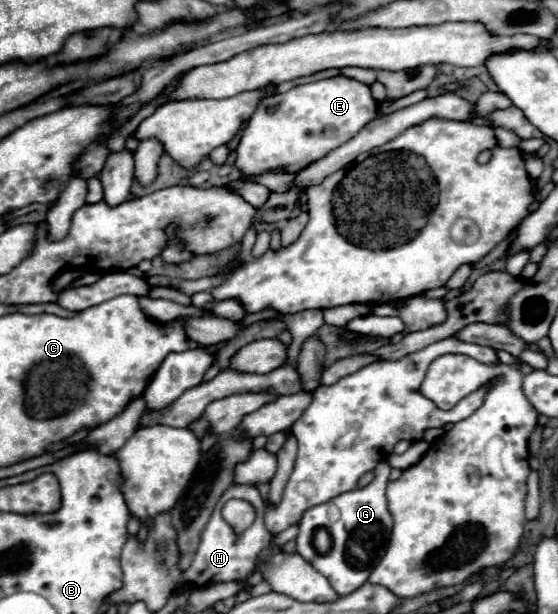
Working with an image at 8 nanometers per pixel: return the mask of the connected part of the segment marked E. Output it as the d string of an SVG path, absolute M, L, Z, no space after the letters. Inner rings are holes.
M346 76L318 80L296 86L286 94L266 96L242 130L234 166L242 176L256 176L276 170L296 174L304 166L310 166L334 148L352 140L376 116L378 102L372 98L370 88ZM268 106L276 106L276 112L268 114Z

